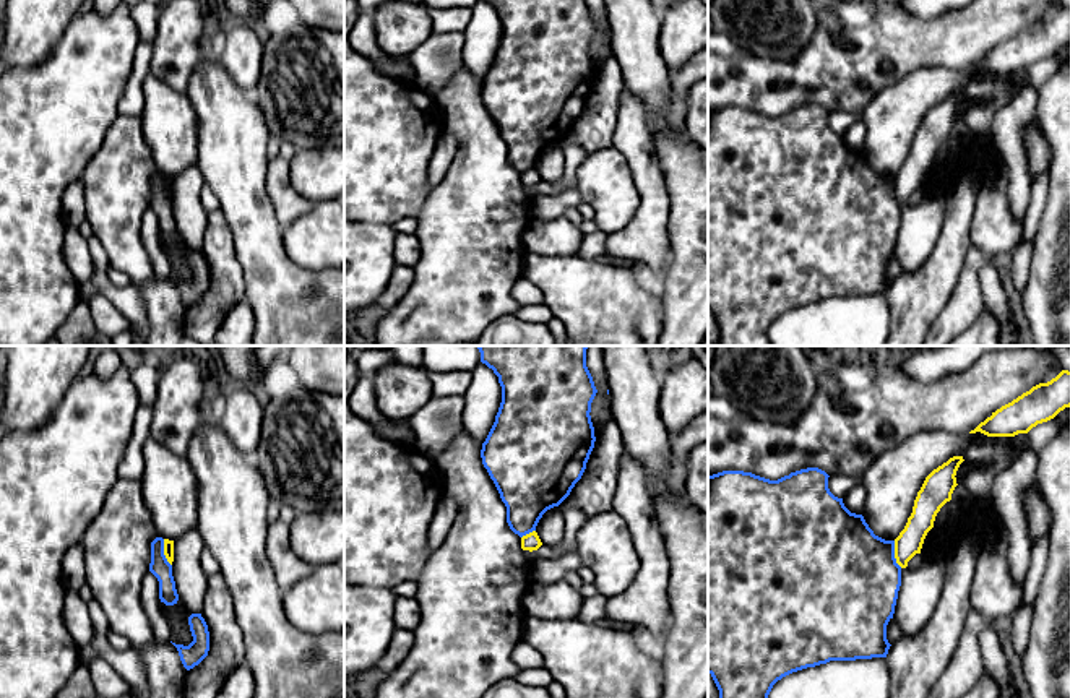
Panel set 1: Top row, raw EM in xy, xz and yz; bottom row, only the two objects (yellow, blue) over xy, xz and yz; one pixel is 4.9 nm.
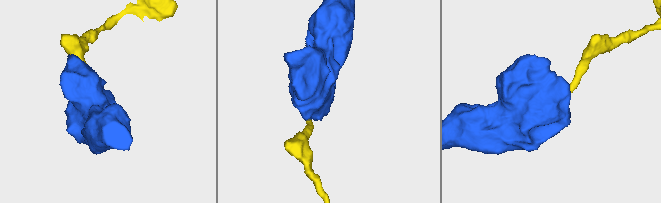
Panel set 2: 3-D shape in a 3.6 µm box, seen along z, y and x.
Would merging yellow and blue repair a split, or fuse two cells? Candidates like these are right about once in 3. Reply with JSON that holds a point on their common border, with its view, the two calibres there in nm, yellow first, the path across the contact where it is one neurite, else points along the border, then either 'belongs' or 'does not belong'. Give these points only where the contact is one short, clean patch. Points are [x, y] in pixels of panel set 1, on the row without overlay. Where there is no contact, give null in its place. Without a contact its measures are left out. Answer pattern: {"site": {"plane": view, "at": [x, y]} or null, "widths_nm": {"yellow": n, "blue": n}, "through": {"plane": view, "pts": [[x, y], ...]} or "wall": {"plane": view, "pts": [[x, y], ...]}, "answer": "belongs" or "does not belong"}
{"site": {"plane": "yz", "at": [895, 190]}, "widths_nm": {"yellow": 130, "blue": 480}, "wall": {"plane": "yz", "pts": [[893, 177], [893, 193], [901, 203]]}, "answer": "does not belong"}

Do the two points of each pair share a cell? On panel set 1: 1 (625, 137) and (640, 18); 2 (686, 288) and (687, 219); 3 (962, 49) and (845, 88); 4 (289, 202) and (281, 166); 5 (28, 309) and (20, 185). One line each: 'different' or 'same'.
1: different
2: same
3: same
4: same
5: same

